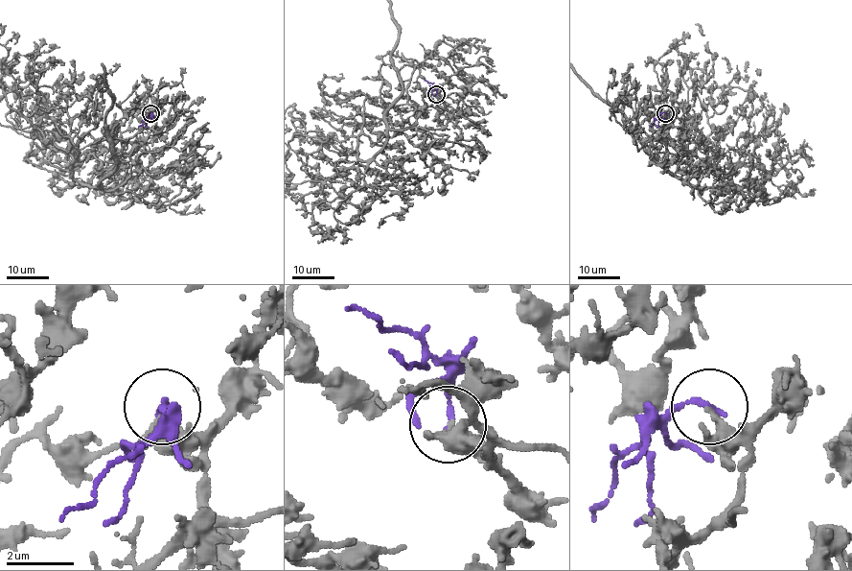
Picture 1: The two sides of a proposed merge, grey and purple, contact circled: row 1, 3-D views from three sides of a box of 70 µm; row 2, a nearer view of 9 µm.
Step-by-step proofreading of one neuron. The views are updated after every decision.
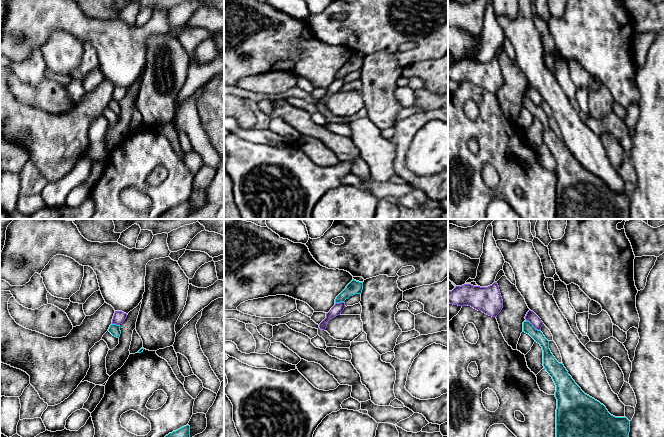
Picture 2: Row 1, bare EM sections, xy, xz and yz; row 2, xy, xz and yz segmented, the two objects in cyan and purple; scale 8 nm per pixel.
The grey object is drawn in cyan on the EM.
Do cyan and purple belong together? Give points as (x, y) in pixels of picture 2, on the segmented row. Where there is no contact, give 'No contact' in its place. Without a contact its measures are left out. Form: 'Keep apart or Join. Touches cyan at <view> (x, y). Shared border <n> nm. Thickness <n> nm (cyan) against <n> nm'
Keep apart. Touches cyan at yz (532, 326). Shared border 140 nm. Thickness 90 nm (cyan) against 80 nm

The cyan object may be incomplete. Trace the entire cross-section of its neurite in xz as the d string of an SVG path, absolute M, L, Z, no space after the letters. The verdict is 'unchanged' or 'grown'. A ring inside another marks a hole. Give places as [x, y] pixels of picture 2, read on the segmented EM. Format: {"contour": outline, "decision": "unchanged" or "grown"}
{"contour": "M352 280L346 288L336 297L335 304L344 302L346 299L348 299L350 296L353 296L355 294L361 294L363 290L363 282L359 282L356 280Z", "decision": "unchanged"}

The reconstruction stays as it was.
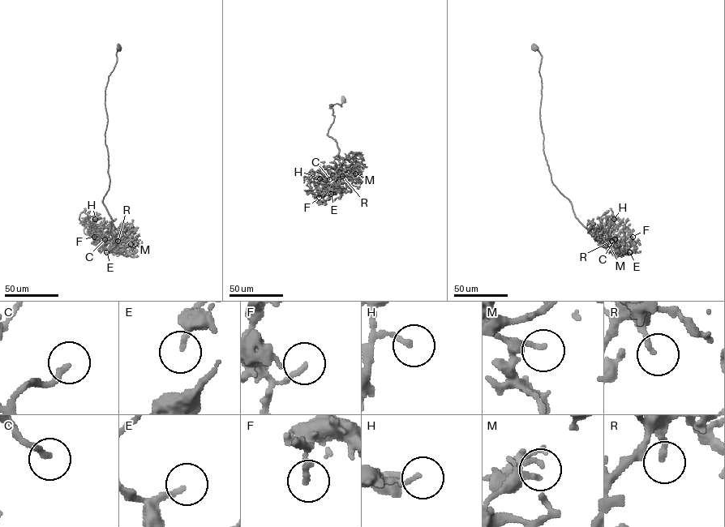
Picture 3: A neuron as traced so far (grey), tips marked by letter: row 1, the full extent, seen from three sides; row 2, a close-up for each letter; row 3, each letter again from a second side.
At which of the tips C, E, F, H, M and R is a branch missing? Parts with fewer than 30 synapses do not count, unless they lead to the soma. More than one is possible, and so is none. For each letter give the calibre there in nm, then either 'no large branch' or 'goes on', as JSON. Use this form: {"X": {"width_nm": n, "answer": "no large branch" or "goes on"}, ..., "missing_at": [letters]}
{"C": {"width_nm": 190, "answer": "goes on"}, "E": {"width_nm": 190, "answer": "goes on"}, "F": {"width_nm": 200, "answer": "no large branch"}, "H": {"width_nm": 140, "answer": "no large branch"}, "M": {"width_nm": 100, "answer": "goes on"}, "R": {"width_nm": 180, "answer": "no large branch"}, "missing_at": ["C", "E", "M"]}

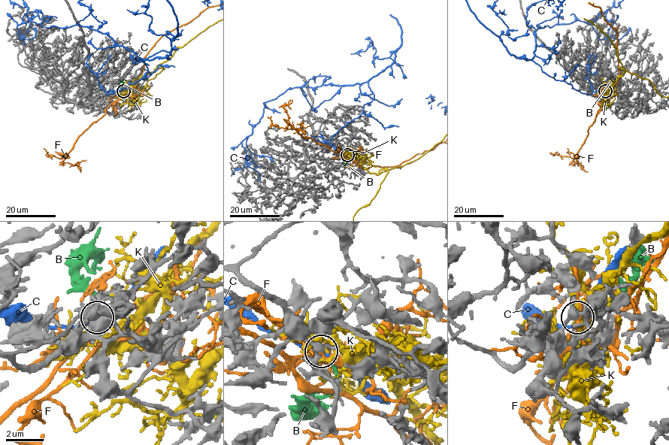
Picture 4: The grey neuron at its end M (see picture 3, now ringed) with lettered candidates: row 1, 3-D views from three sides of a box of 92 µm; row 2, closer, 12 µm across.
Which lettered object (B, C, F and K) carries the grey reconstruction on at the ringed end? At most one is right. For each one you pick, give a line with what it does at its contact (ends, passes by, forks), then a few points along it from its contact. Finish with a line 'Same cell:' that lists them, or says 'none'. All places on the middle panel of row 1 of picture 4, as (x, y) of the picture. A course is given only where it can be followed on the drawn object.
B: it ends
Same cell: B

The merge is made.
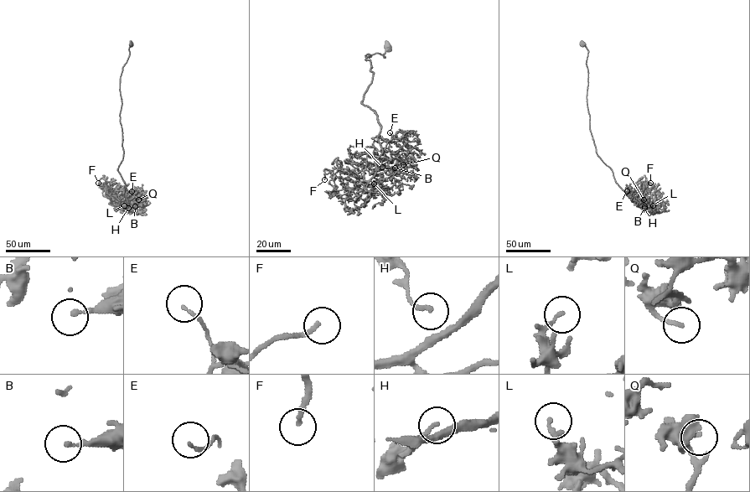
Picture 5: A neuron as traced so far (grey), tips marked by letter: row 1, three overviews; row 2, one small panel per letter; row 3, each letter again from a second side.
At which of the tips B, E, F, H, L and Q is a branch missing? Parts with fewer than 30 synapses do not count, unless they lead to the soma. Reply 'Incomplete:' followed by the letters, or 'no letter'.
Incomplete: F

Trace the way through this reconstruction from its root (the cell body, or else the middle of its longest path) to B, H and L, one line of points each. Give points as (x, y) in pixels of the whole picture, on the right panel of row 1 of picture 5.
B: (582, 44), (588, 50), (587, 101), (597, 153), (612, 170), (618, 184), (636, 204), (644, 206)
H: (582, 44), (588, 50), (587, 101), (597, 153), (636, 204), (644, 209), (651, 208), (648, 203), (644, 208)
L: (582, 44), (588, 50), (587, 101), (597, 153), (636, 204), (644, 209), (653, 209), (653, 205)

